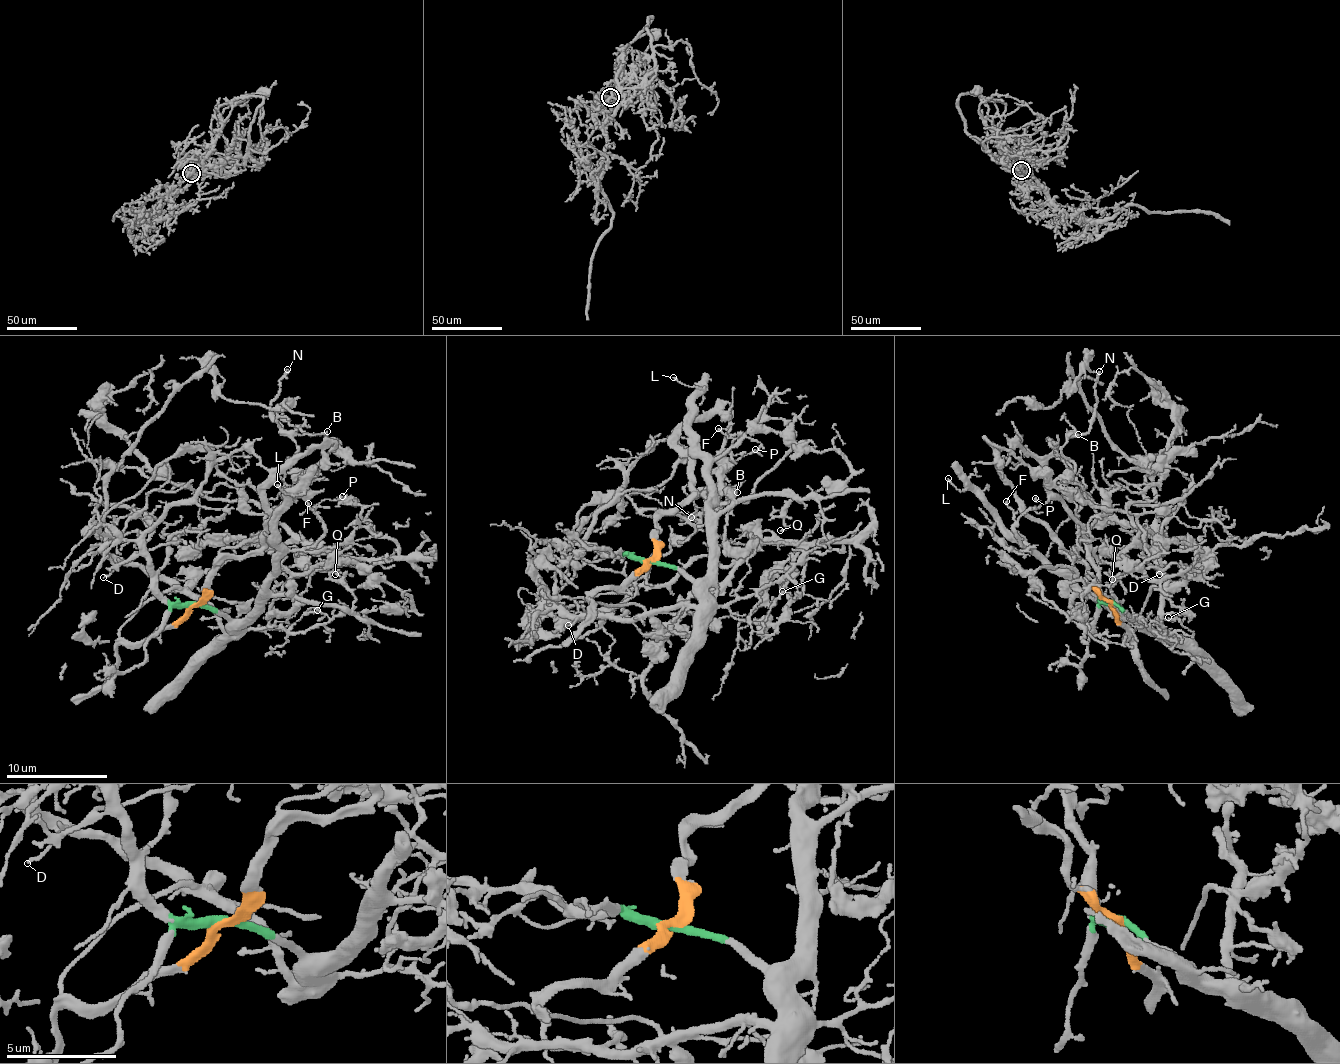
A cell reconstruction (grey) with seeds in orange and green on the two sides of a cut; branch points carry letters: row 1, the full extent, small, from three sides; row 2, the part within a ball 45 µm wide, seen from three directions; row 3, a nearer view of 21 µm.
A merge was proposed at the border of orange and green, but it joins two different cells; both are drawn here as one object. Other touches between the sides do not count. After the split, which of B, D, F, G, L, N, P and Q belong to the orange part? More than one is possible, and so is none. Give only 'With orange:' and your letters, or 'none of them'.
With orange: B, N

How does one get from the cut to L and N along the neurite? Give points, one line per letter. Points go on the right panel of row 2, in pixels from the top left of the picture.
L: (1111, 604), (1138, 621), (1118, 615), (1062, 575), (1053, 573), (1006, 530), (971, 490), (961, 490), (947, 479)
N: (1111, 604), (1026, 512), (994, 446), (1068, 478), (1073, 464), (1062, 447), (1088, 429), (1099, 371)

